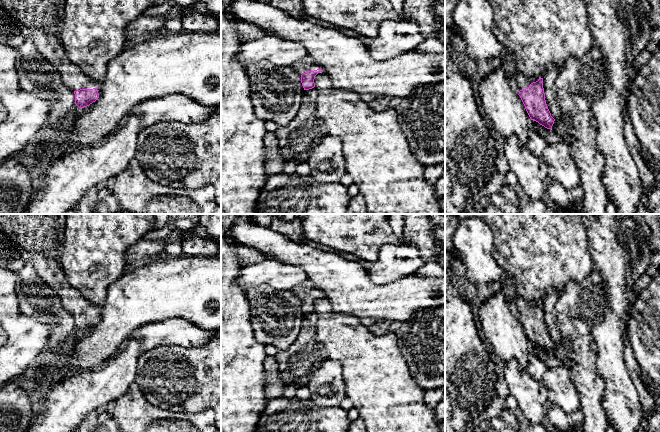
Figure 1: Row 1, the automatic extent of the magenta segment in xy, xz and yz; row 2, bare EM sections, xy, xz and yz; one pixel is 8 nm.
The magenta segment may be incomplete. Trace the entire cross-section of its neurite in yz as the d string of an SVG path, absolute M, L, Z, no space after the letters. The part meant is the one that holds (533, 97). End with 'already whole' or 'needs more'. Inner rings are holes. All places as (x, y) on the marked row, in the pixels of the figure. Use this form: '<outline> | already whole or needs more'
M516 71L515 79L520 89L518 95L530 119L547 129L552 129L555 119L551 116L546 104L543 78L530 84L522 73Z | needs more

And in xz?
M295 63L291 66L291 68L301 75L301 83L304 90L314 88L315 76L323 71L319 69L316 64L307 65L303 63Z | needs more

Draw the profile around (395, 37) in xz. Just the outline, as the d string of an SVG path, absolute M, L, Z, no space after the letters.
M403 18L384 20L378 28L378 35L368 46L374 59L388 60L400 54L416 50L424 41L418 25Z

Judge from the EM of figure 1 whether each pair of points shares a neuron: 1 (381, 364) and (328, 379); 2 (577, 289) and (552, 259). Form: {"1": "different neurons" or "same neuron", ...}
{"1": "different neurons", "2": "different neurons"}

